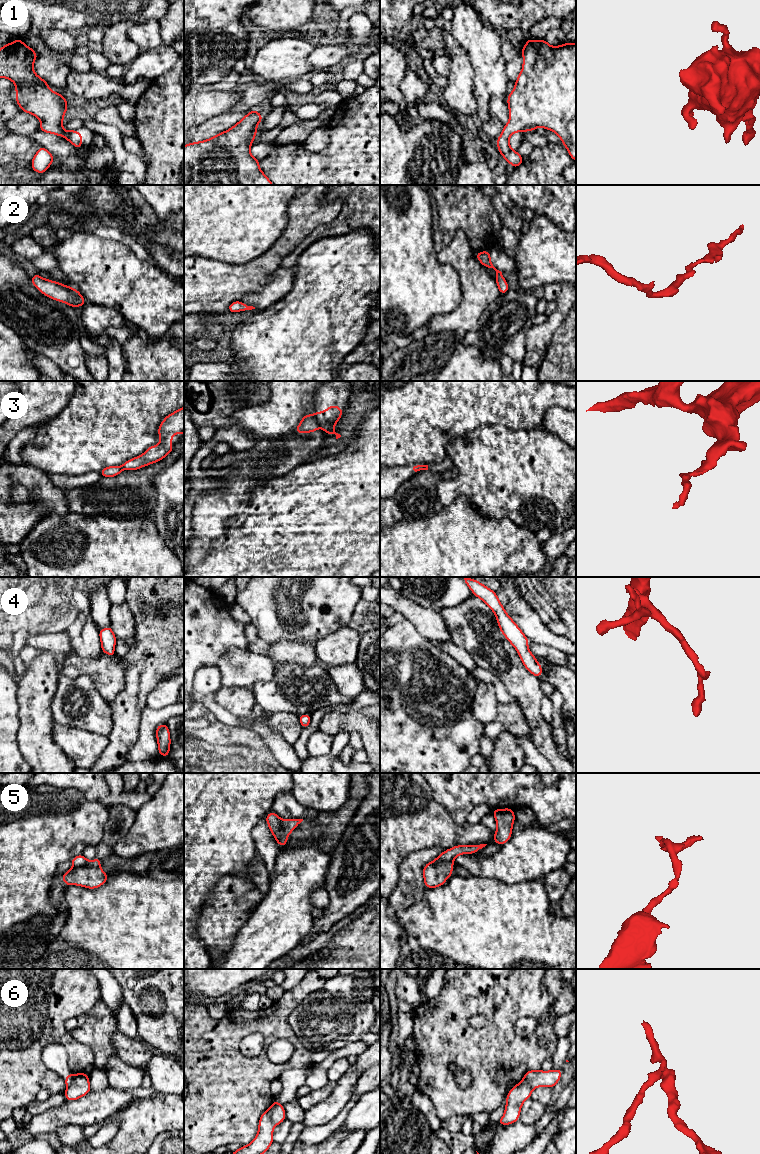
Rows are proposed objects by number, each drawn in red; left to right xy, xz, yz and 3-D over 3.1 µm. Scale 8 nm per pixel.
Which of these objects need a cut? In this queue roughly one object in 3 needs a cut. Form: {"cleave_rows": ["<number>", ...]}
{"cleave_rows": ["3", "5", "6"]}

